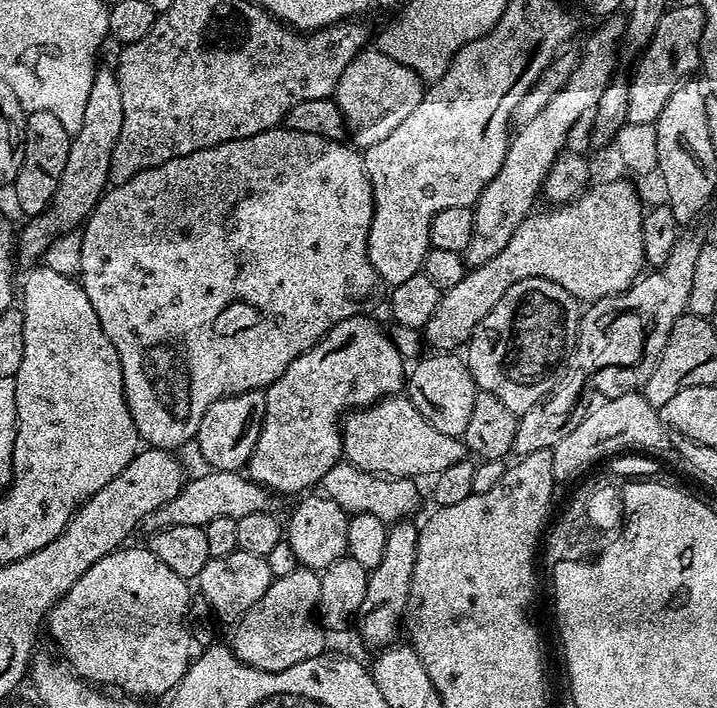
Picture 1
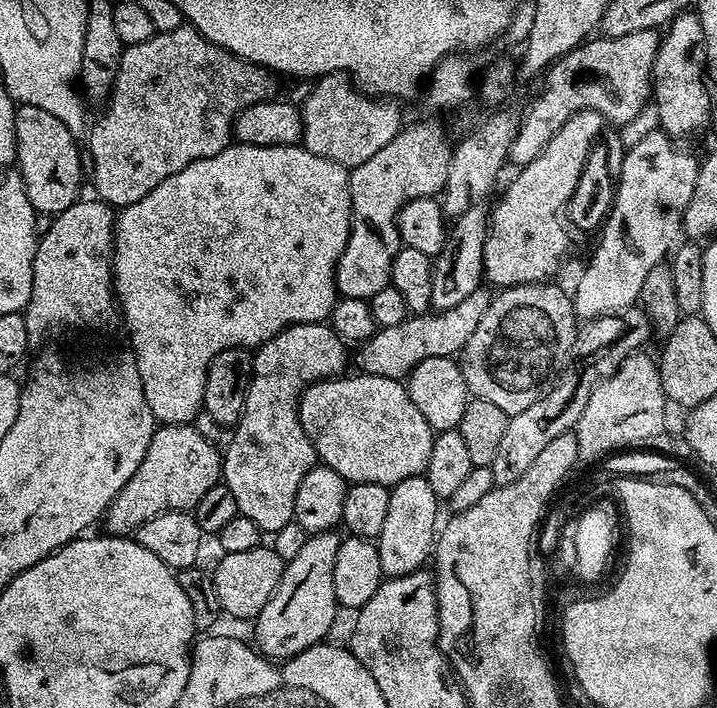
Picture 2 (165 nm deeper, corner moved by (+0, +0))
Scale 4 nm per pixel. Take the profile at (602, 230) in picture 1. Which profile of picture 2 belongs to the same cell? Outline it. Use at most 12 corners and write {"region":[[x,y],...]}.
{"region":[[481,290],[445,312],[377,327],[355,349],[365,376],[400,380],[455,357],[492,305]]}

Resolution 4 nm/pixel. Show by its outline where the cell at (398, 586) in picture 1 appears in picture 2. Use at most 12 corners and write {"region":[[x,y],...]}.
{"region":[[422,474],[391,485],[375,541],[385,577],[419,572],[438,535]]}

